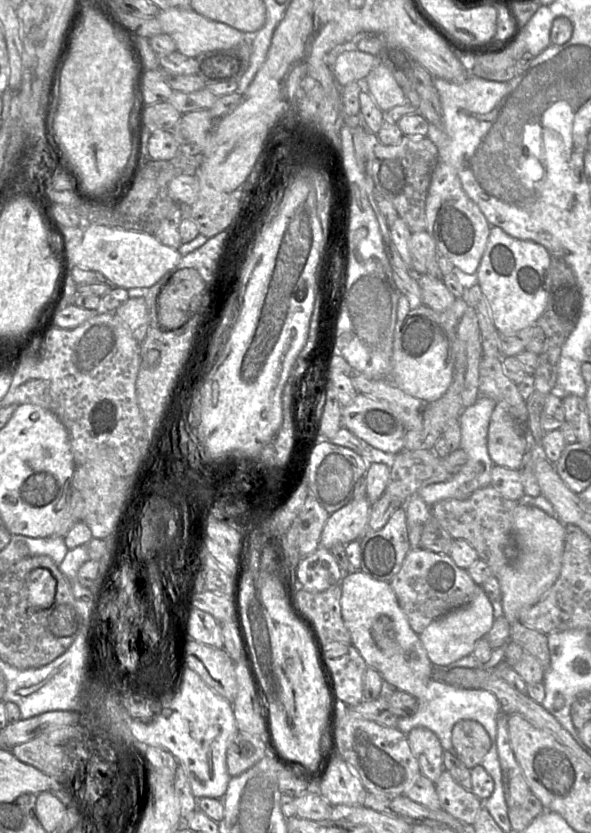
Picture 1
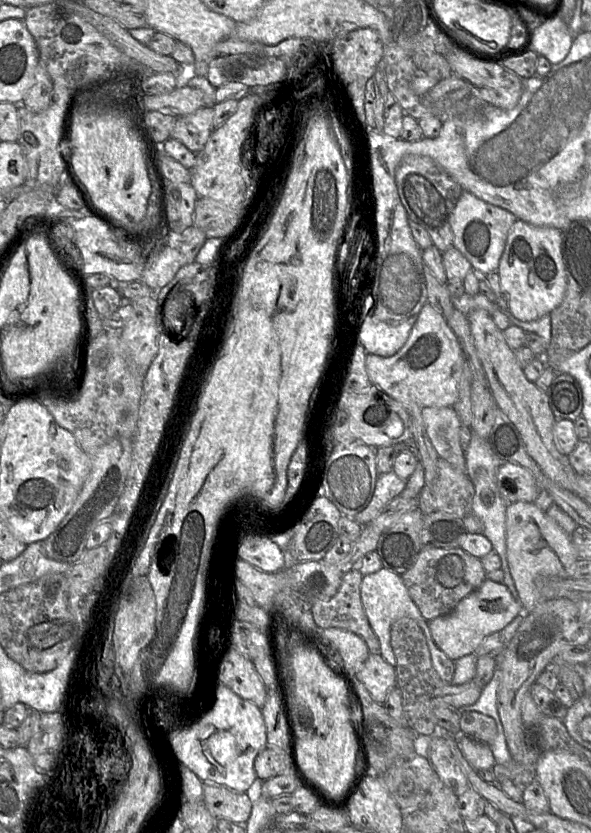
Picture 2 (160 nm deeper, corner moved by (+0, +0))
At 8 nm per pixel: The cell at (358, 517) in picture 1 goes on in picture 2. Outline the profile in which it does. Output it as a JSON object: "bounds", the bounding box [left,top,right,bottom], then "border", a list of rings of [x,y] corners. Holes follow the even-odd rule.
{"bounds":[353,471,406,526],"border":[[[393,471],[378,476],[373,497],[368,506],[355,515],[353,520],[361,526],[368,525],[379,512],[406,487],[406,480],[399,478]]]}

